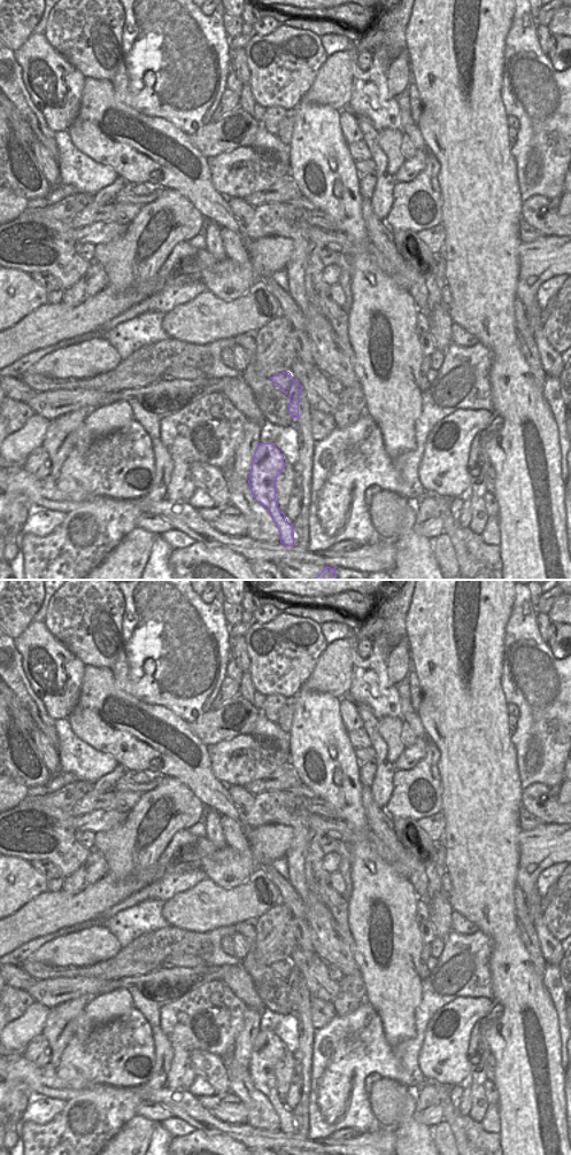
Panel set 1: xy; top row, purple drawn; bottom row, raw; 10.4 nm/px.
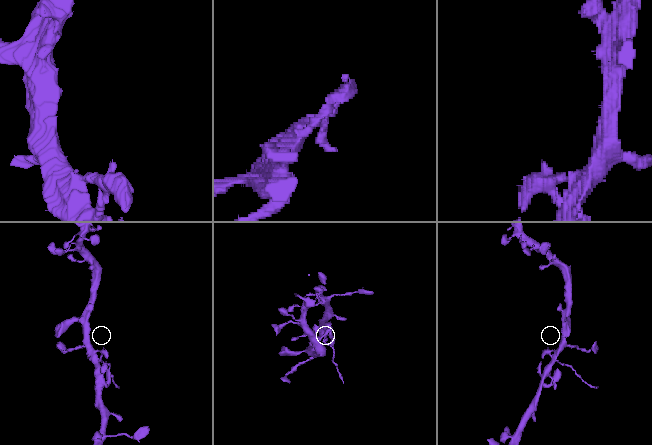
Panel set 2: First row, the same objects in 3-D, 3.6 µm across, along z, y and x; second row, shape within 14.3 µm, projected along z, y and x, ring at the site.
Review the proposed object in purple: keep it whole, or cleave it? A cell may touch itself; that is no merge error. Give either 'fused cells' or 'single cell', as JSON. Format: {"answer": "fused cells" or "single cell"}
{"answer": "fused cells"}

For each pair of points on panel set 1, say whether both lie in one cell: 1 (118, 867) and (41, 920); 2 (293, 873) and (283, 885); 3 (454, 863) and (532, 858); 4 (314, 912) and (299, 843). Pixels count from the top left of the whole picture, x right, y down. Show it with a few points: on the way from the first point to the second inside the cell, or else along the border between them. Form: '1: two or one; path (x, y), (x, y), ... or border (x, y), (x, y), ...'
1: two; border (108, 871), (121, 878), (137, 874)
2: two; border (287, 880), (303, 902)
3: two; border (521, 832), (518, 836), (516, 884)
4: one; path (305, 894), (296, 881), (296, 860)

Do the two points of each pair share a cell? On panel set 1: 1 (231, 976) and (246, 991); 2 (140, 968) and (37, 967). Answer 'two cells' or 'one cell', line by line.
1: one cell
2: one cell

